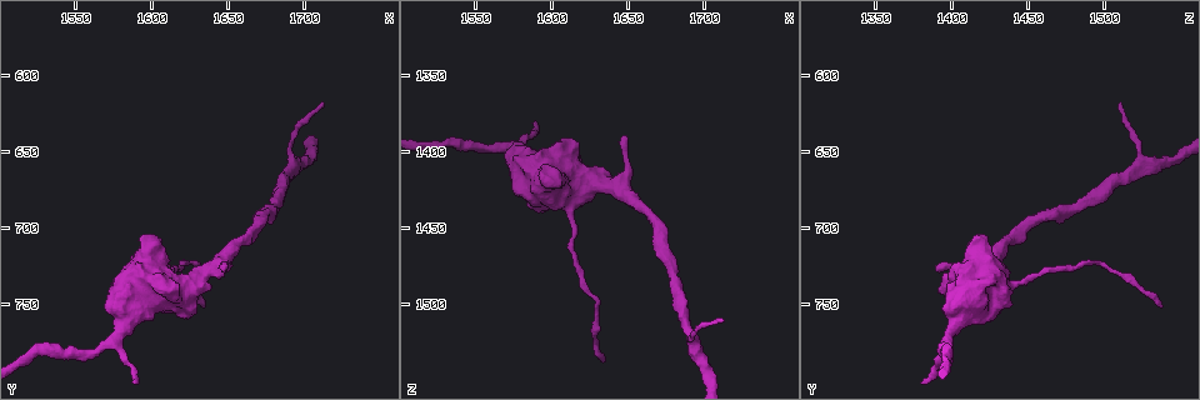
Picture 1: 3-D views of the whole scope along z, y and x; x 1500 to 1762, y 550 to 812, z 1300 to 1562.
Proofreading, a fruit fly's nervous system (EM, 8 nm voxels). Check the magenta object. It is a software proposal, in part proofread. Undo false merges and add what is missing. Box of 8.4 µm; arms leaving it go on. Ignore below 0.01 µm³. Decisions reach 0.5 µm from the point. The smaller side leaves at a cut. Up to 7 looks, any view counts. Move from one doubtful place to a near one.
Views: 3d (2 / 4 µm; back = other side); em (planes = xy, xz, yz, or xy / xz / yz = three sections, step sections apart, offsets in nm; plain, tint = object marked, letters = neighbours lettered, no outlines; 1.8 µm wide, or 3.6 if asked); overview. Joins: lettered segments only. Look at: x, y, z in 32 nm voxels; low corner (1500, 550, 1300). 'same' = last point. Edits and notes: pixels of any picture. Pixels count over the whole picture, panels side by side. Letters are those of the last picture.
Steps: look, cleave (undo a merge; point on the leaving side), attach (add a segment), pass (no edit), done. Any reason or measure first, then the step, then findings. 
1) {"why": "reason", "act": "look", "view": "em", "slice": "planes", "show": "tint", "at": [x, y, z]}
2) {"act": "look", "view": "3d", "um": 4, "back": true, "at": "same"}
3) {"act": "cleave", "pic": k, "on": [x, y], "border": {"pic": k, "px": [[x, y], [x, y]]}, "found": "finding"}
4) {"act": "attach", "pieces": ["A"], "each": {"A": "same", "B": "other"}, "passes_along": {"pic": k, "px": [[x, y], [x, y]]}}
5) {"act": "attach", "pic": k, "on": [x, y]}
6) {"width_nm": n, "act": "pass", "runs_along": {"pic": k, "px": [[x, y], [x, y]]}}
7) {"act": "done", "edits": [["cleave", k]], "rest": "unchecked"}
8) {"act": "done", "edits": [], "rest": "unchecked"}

{"why": "an open end", "act": "look", "view": "em", "slice": "xz", "step": 4, "show": "tint", "at": [1710, 618, 1508]}

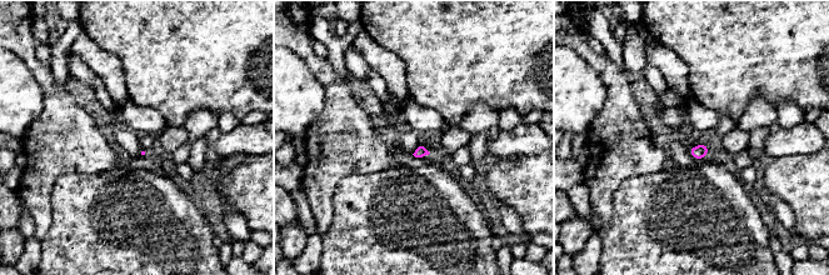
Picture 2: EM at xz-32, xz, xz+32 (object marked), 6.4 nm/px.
{"act": "look", "view": "em", "slice": "planes", "show": "letters", "at": "same"}

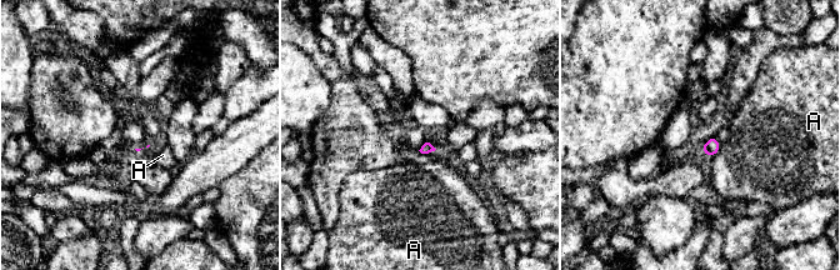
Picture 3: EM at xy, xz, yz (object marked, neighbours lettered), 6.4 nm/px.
{"longest_contact_nm": ["A", 130], "act": "pass", "each": {"A": "other"}, "border": {"pic": 3, "px": [[721, 144], [720, 149], [709, 158]]}, "found": "no lettered segment goes on from it"}

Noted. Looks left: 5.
{"why": "free end", "act": "look", "view": "3d", "um": 2, "at": [1646, 728, 1390]}

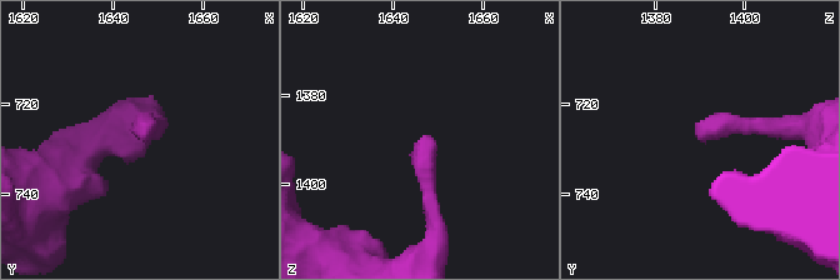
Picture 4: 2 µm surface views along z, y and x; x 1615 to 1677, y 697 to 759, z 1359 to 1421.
{"act": "look", "view": "em", "slice": "xz", "step": 16, "show": "letters", "at": [1646, 726, 1390]}

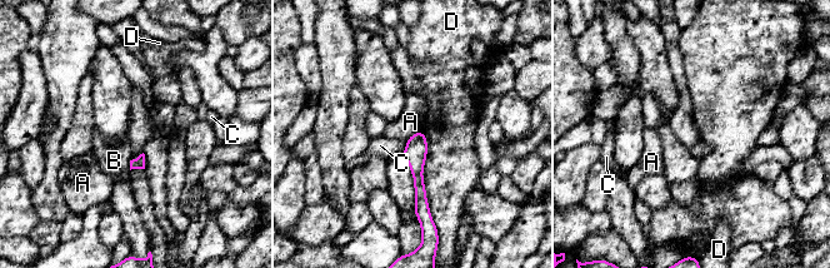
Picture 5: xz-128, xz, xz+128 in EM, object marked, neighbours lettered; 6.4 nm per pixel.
{"why": "cut it another way", "act": "look", "view": "em", "slice": "planes", "show": "letters", "at": "same"}

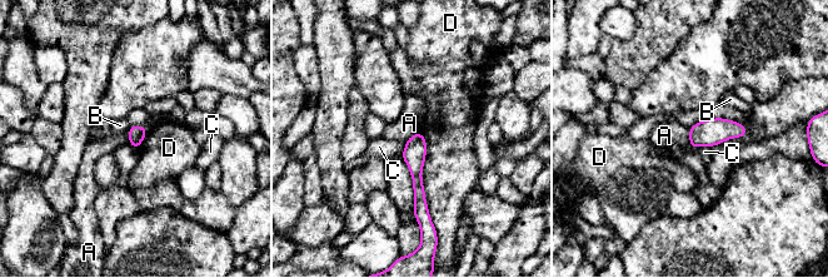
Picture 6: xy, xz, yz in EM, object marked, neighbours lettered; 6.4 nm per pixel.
{"longest_contact_nm": ["D", 600], "act": "pass", "each": {"A": "other", "B": "other", "C": "other", "D": "other"}, "found": "no lettered segment goes on from it"}

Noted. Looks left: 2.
{"why": "branch stops here", "act": "look", "view": "em", "slice": "planes", "show": "letters", "at": [1634, 752, 1538]}

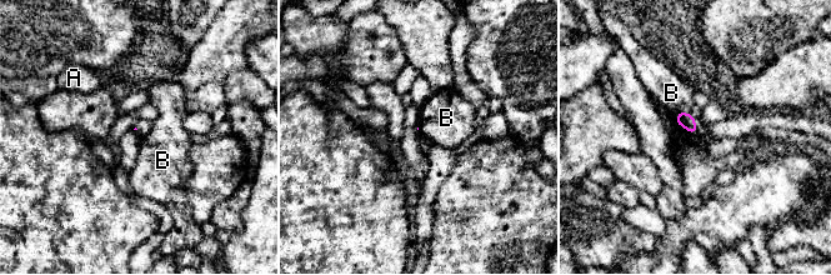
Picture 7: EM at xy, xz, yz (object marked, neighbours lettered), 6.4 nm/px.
{"act": "pass", "each": {"A": "other", "B": "other"}, "border": {"pic": 7, "px": [[689, 111], [679, 111], [674, 119]]}, "found": "none of them fits"}

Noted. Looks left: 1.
{"act": "done", "edits": [], "rest": "unchecked"}

